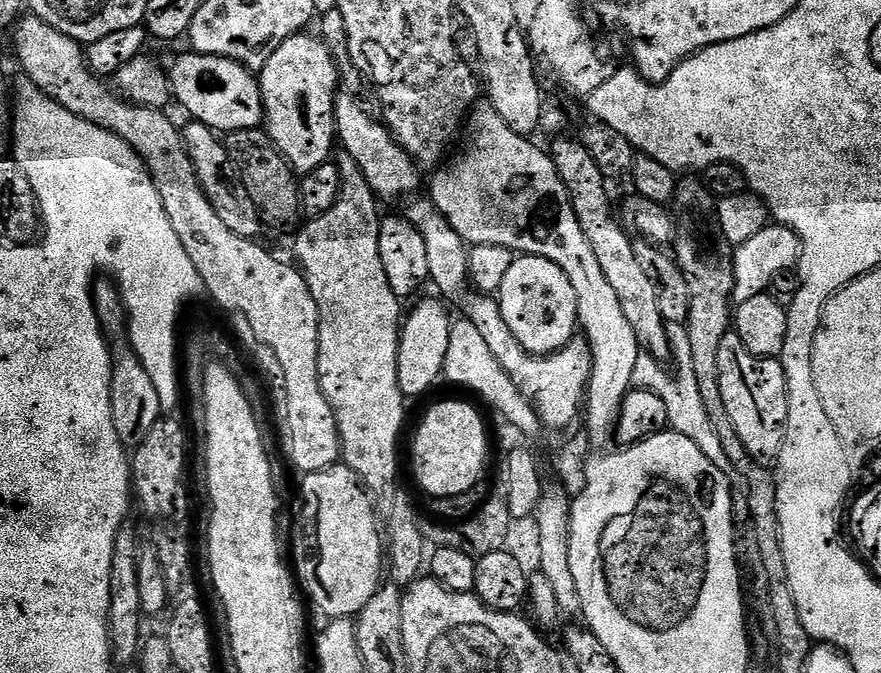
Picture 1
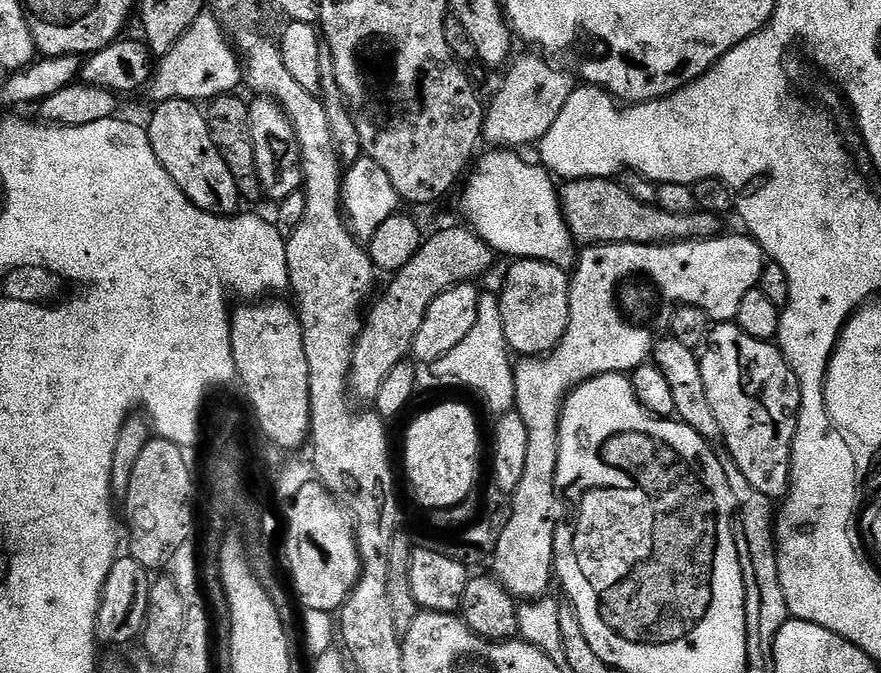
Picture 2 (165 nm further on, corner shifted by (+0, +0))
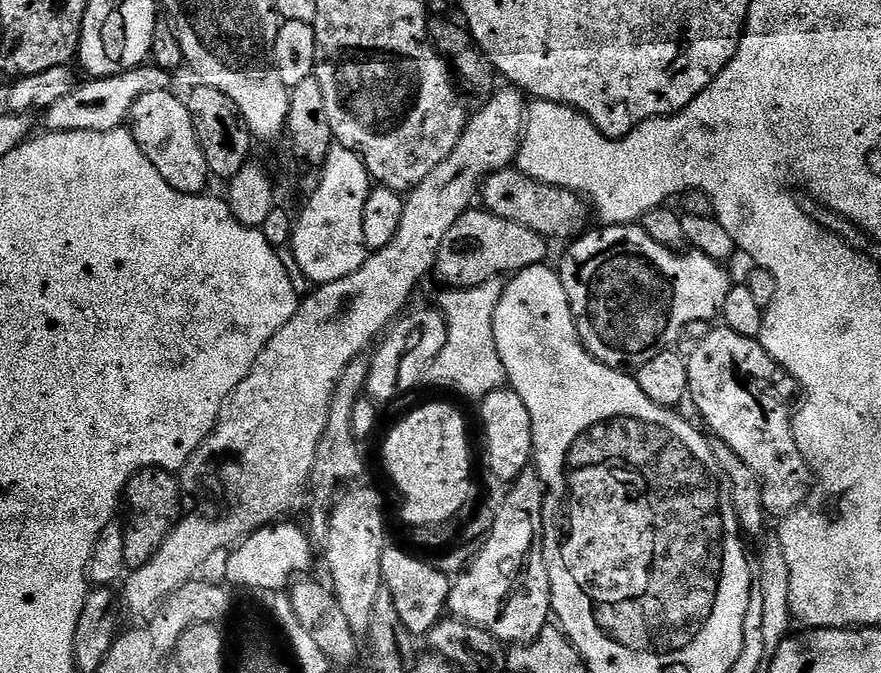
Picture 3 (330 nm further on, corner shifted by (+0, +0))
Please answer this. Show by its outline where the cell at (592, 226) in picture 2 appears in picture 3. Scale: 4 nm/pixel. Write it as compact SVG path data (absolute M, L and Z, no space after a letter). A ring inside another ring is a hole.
M516 166L503 168L486 177L482 185L482 200L483 196L483 207L487 211L493 212L498 218L506 218L506 222L527 226L534 230L534 234L542 234L549 242L571 242L589 227L590 205L579 192L530 178L530 174L520 171Z

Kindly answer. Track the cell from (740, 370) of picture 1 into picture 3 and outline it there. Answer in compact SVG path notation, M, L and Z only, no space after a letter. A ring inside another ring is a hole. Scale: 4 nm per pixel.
M723 326L713 327L706 342L687 361L691 403L696 403L701 418L708 423L707 431L728 443L758 474L765 512L772 518L797 512L814 483L810 465L798 450L792 429L797 380L770 358L759 339L734 334L734 330Z

